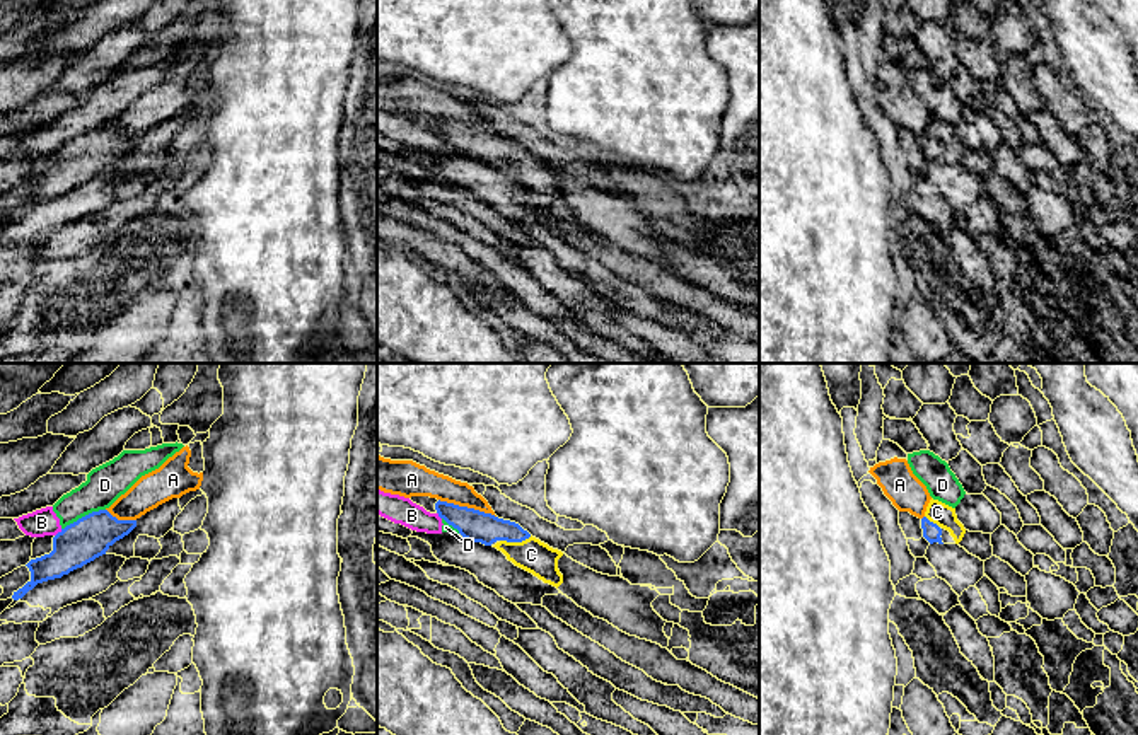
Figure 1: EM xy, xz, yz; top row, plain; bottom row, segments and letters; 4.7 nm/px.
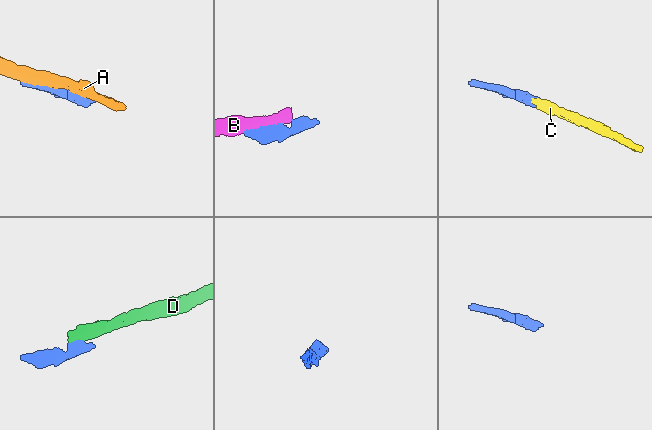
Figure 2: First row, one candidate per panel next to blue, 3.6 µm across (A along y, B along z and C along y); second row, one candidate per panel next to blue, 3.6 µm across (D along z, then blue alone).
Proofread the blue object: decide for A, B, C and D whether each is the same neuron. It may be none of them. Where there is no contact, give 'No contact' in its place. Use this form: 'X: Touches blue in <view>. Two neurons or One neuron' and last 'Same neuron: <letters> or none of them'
A: Touches blue in xz. Two neurons
B: Touches blue in xy. Two neurons
C: Touches blue in xz. One neuron
D: Touches blue in xy. Two neurons
Same neuron: C

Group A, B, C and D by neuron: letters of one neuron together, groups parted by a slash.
A / B D / C

